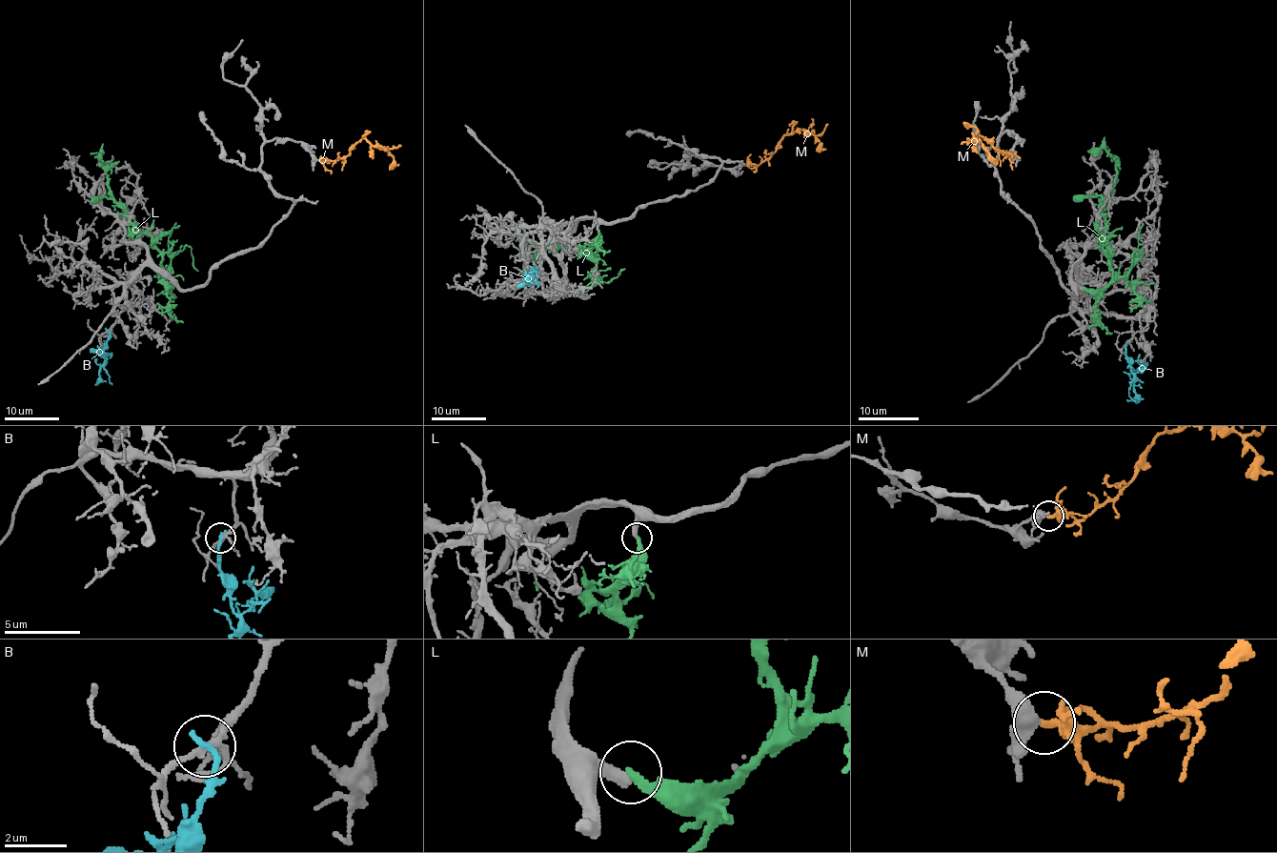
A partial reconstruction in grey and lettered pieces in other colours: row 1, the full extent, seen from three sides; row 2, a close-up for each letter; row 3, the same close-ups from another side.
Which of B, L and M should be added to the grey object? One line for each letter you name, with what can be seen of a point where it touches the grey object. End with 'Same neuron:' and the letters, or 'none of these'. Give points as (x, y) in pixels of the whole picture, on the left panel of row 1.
Same neuron: none of these

